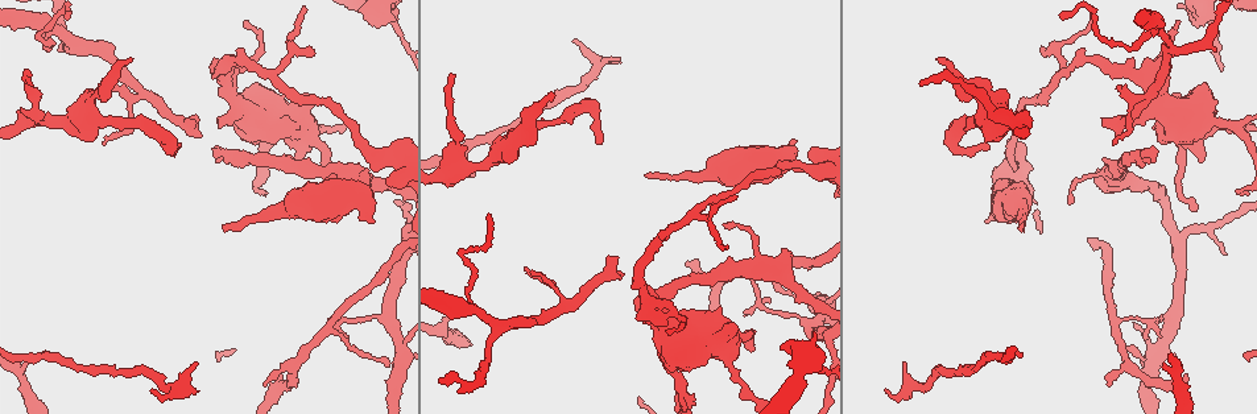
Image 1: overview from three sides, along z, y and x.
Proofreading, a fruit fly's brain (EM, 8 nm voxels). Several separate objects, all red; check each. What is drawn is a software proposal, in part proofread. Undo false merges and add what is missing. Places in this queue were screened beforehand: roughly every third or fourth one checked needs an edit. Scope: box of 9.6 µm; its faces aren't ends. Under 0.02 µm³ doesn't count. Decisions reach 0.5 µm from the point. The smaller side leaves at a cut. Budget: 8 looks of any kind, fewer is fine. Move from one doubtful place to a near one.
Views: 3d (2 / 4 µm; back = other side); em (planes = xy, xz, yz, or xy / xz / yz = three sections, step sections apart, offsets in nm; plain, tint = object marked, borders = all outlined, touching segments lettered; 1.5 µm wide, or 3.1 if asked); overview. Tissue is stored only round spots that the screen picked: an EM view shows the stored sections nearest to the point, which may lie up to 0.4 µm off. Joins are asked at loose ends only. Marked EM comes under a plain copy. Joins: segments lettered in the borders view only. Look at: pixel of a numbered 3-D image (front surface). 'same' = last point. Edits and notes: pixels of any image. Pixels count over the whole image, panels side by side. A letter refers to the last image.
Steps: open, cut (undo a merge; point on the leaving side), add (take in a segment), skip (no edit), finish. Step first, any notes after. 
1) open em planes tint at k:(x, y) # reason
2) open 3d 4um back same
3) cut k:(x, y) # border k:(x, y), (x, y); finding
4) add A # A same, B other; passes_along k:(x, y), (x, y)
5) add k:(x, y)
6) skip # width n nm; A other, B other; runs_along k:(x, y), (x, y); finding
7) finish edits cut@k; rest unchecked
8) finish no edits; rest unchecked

open 3d 4um at 1:(553, 96) # free end

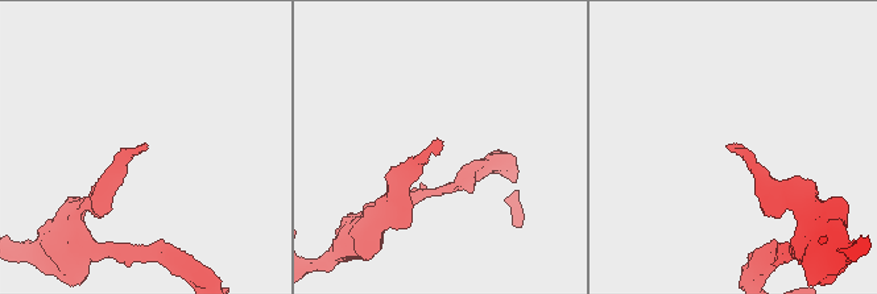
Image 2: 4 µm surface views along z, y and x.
open em xz step 8 borders at 2:(729, 145)

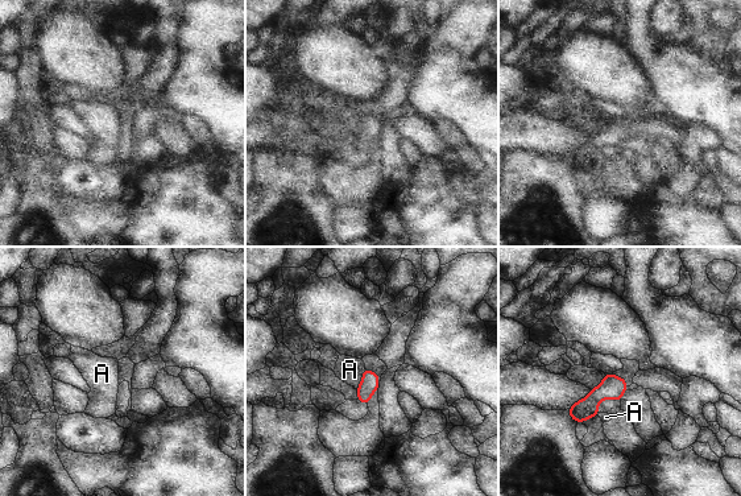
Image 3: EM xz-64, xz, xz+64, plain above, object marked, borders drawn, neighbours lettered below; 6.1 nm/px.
open em planes borders same # another direction

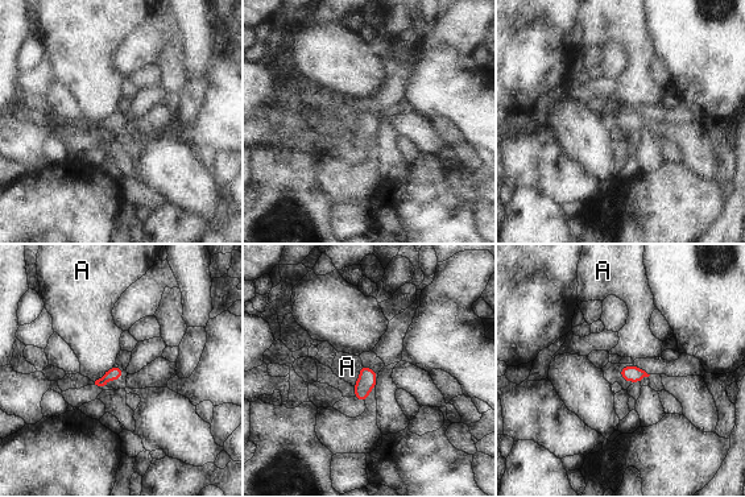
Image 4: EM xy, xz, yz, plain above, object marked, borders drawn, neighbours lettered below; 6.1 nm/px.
skip # longest_contact A 160 nm; A other; no lettered segment goes on from it

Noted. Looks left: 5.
open em xz step 8 borders at 1:(797, 141)

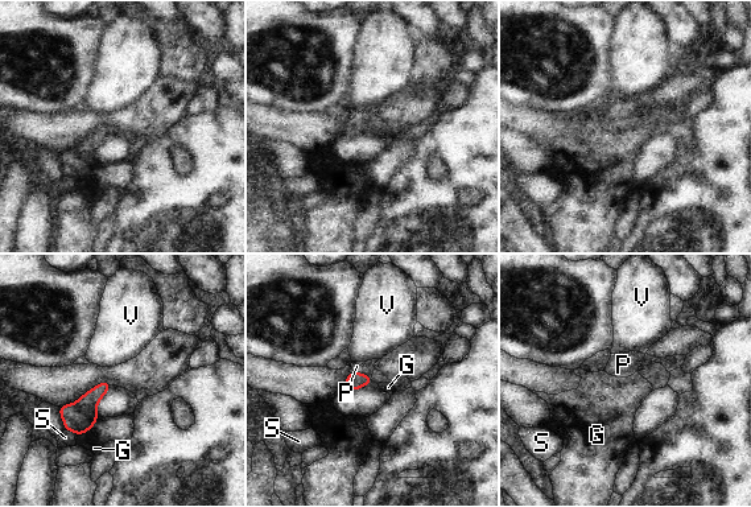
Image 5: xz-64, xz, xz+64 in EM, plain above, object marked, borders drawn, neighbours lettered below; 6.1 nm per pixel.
open em planes borders same

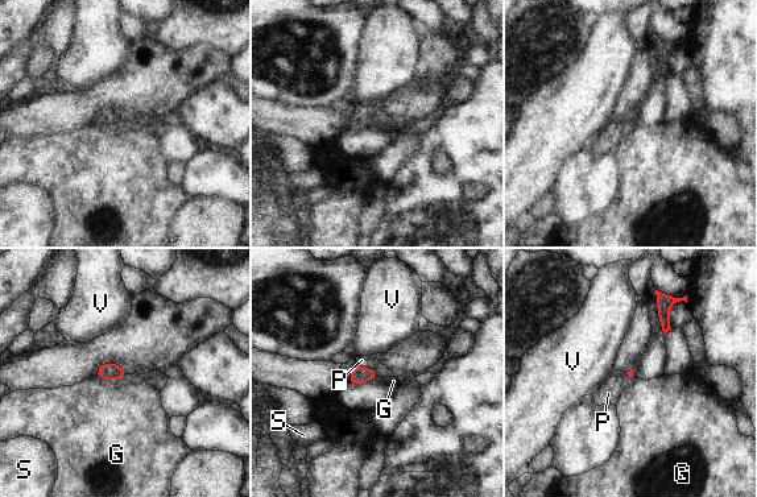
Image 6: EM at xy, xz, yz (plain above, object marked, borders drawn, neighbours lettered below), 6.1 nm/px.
add 6:(372, 361) # G other, P same, S other, V other; passes_along 6:(360, 375), (365, 367), (372, 361); the neuron continues

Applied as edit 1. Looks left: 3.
open em yz step 4 borders at 1:(1020, 229) # branch stops here

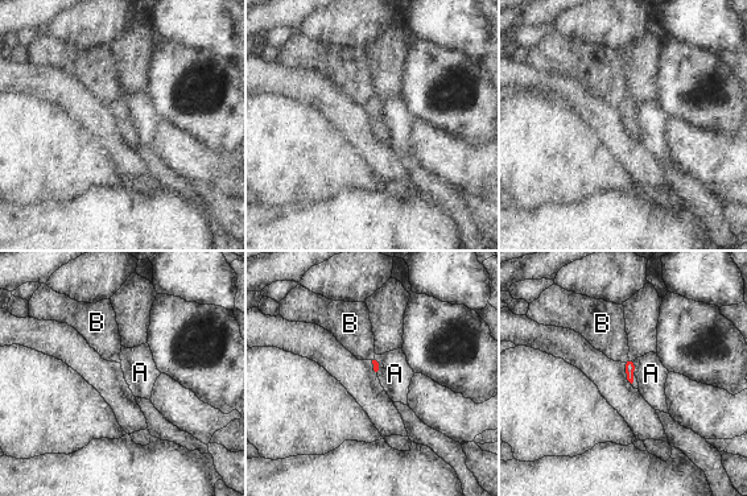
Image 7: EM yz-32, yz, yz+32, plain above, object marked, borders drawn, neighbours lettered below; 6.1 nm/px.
open em planes borders same # cut it another way

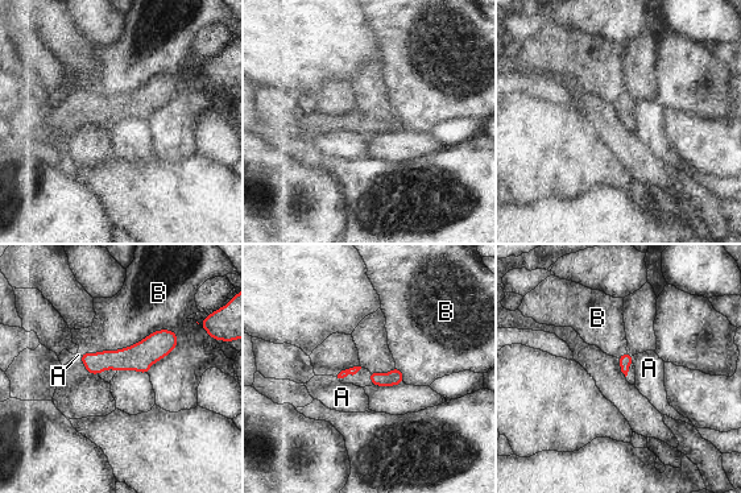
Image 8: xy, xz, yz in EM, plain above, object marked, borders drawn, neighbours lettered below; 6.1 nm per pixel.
skip # longest_contact B 600 nm; A other, B other; border 8:(178, 336), (156, 330), (79, 355); none of them fits

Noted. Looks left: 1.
finish edits add@6; rest unchecked

